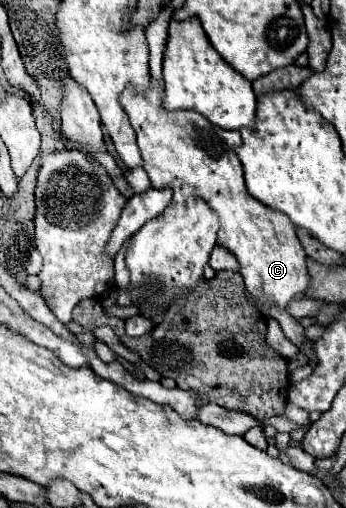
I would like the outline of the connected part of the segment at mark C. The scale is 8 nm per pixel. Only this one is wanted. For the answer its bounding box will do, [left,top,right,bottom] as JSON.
[121,80,311,318]

